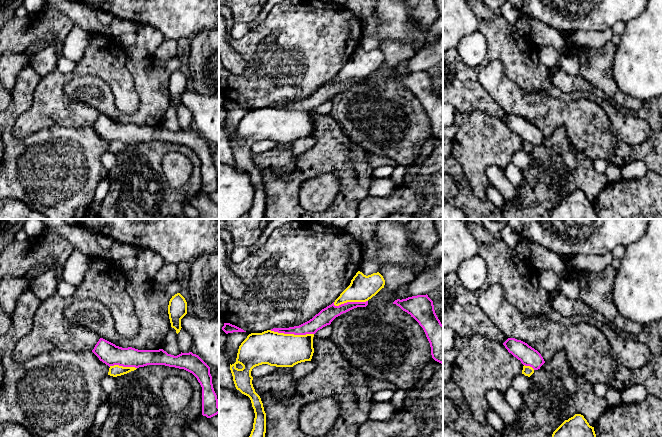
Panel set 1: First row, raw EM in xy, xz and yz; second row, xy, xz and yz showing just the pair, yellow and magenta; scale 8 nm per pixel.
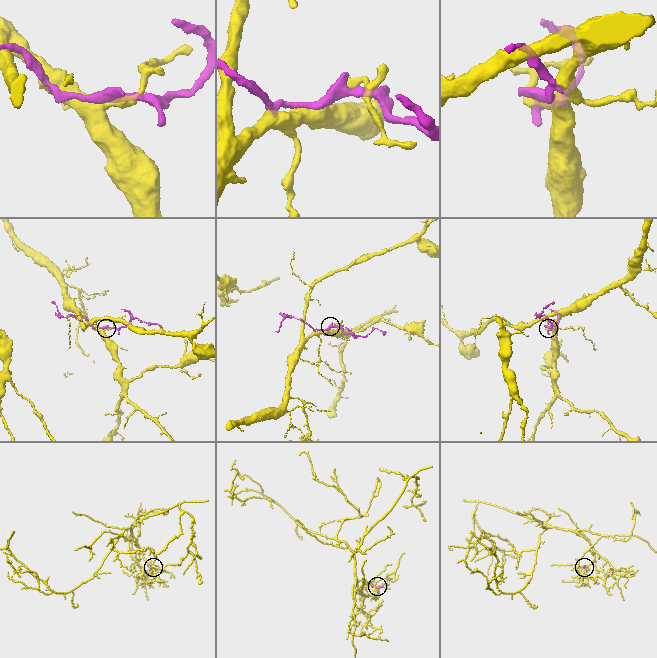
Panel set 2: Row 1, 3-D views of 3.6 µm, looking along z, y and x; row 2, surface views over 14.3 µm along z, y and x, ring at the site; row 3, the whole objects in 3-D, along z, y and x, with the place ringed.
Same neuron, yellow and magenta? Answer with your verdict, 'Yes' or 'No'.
No

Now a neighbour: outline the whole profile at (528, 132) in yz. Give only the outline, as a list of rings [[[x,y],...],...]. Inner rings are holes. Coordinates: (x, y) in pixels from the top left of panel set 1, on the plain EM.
[[[508,114],[503,121],[514,133],[525,142],[530,142],[534,146],[540,145],[545,139],[541,130],[529,122],[527,119],[515,114]]]

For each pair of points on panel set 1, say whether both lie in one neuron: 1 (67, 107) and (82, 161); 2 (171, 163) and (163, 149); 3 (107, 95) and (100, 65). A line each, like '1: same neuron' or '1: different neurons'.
1: different neurons
2: different neurons
3: different neurons

